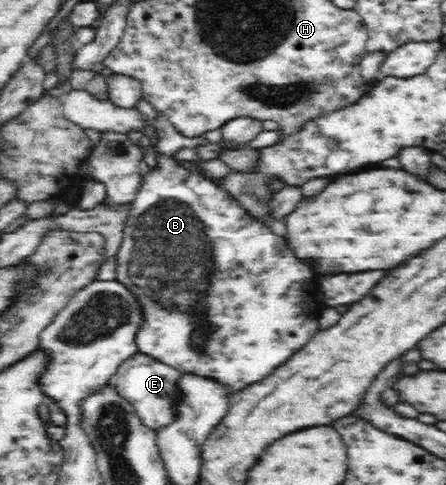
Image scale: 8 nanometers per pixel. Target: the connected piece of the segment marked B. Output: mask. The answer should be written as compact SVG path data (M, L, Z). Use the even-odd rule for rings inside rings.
M155 154L158 166L143 176L140 191L128 209L122 243L115 255L116 280L133 294L142 310L142 325L134 335L137 353L169 365L182 375L216 380L230 393L236 393L268 377L318 333L314 303L302 315L280 313L282 293L318 287L318 281L312 269L290 253L282 236L274 235L250 216L212 179L199 171L188 171L172 155ZM174 273L176 291L166 291Z

